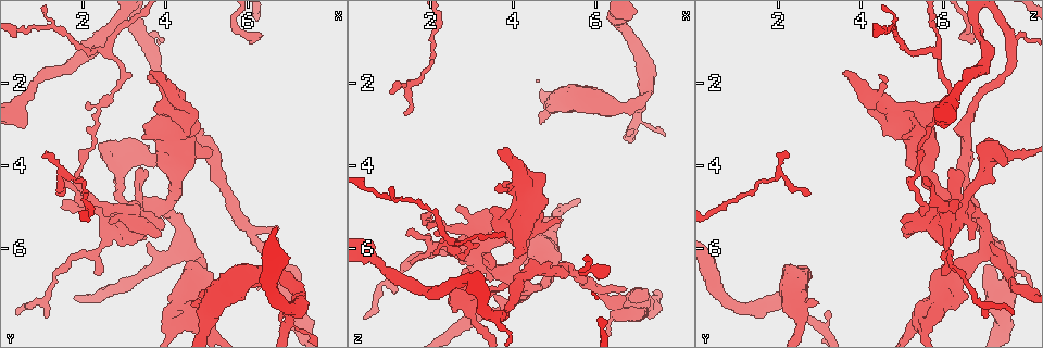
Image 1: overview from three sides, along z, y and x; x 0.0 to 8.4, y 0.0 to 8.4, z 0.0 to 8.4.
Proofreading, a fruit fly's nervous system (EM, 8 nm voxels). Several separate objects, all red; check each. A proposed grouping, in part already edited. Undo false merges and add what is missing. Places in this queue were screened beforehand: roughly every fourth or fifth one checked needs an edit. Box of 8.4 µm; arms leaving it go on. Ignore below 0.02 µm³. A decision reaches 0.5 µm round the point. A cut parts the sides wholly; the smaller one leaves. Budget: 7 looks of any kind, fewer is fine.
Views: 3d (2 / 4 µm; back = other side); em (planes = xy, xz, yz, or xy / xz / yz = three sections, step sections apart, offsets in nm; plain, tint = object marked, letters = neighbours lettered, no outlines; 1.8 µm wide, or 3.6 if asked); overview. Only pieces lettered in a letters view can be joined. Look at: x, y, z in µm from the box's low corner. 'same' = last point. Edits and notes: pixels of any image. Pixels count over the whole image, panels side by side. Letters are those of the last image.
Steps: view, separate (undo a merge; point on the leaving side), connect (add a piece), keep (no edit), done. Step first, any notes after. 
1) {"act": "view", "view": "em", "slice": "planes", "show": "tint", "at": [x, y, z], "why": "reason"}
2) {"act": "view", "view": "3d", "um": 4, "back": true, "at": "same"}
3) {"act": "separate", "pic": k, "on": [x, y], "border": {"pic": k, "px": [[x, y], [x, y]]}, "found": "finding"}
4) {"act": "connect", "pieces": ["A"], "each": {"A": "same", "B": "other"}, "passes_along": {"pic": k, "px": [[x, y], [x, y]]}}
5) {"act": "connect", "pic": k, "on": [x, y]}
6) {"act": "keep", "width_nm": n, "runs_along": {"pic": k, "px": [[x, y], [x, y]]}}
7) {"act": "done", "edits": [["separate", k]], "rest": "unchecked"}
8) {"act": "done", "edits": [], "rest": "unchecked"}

{"act": "view", "view": "em", "um": 3.6, "slice": "planes", "show": "letters", "at": [3.30, 5.15, 6.15], "why": "branch point"}

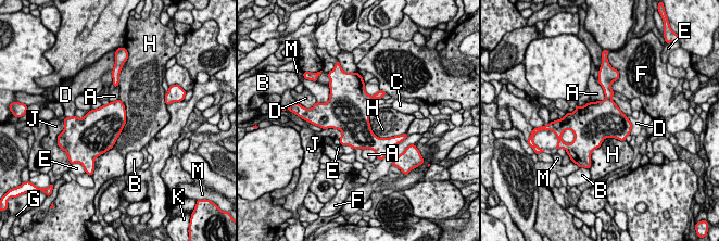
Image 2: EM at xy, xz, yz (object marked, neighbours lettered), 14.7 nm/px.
{"act": "keep", "width_nm": 500, "each": {"A": "other", "B": "other", "C": "other", "D": "other", "E": "other", "F": "other", "G": "other", "H": "other", "J": "other", "K": "other", "M": "other"}, "border": {"pic": 2, "px": [[118, 98], [125, 125], [100, 155]]}, "found": "one neuron here"}

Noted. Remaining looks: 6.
{"act": "view", "view": "3d", "um": 4, "at": [4.60, 7.30, 3.00], "why": "free end"}

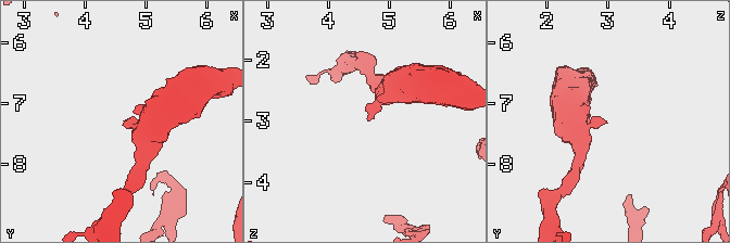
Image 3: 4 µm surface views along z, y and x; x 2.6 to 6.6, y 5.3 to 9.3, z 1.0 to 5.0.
{"act": "view", "view": "em", "slice": "xy", "step": 16, "show": "letters", "at": [4.65, 7.30, 2.95]}

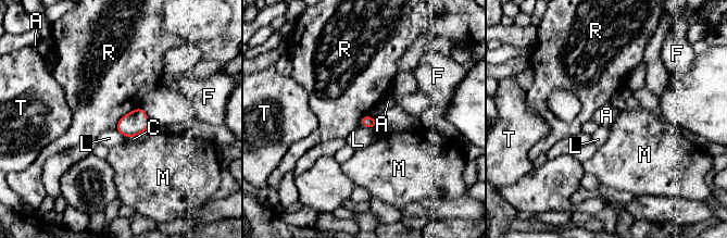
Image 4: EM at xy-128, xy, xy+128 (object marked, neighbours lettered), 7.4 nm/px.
{"act": "view", "view": "em", "slice": "yz", "step": 4, "show": "letters", "at": "same", "why": "another direction"}

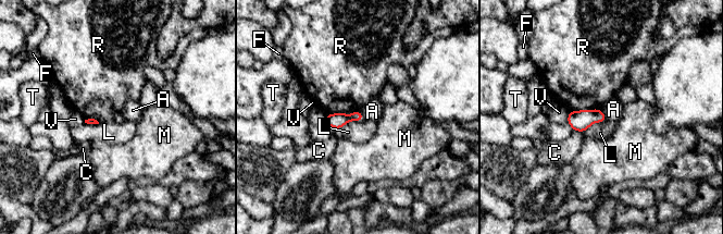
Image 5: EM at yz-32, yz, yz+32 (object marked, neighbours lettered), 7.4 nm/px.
{"act": "keep", "each": {"A": "other", "C": "other", "F": "other", "L": "other", "M": "other", "R": "other", "T": "other", "V": "other"}, "border": {"pic": 5, "px": [[599, 108], [570, 111]]}, "found": "no lettered piece goes on from it"}

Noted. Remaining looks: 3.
{"act": "view", "view": "em", "slice": "yz", "step": 8, "show": "letters", "at": [2.40, 3.50, 6.85], "why": "an open end"}

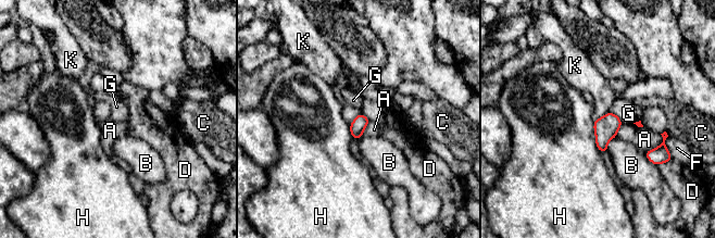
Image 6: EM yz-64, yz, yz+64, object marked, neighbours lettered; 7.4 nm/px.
{"act": "view", "view": "em", "slice": "planes", "show": "letters", "at": "same"}

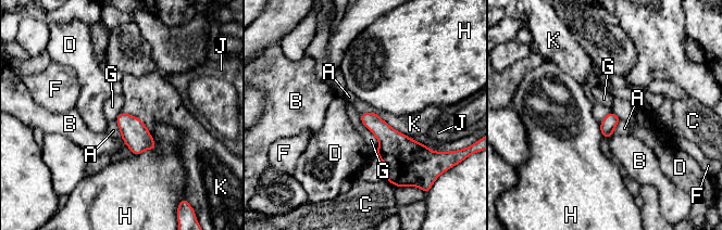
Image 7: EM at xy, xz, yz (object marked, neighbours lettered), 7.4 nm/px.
{"act": "keep", "each": {"A": "other", "B": "other", "C": "other", "D": "other", "F": "other", "G": "other", "H": "other", "J": "other", "K": "other"}, "border": {"pic": 7, "px": [[360, 113], [376, 113], [408, 137]]}, "found": "none of them fits"}

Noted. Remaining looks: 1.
{"act": "done", "edits": [], "rest": "unchecked"}

